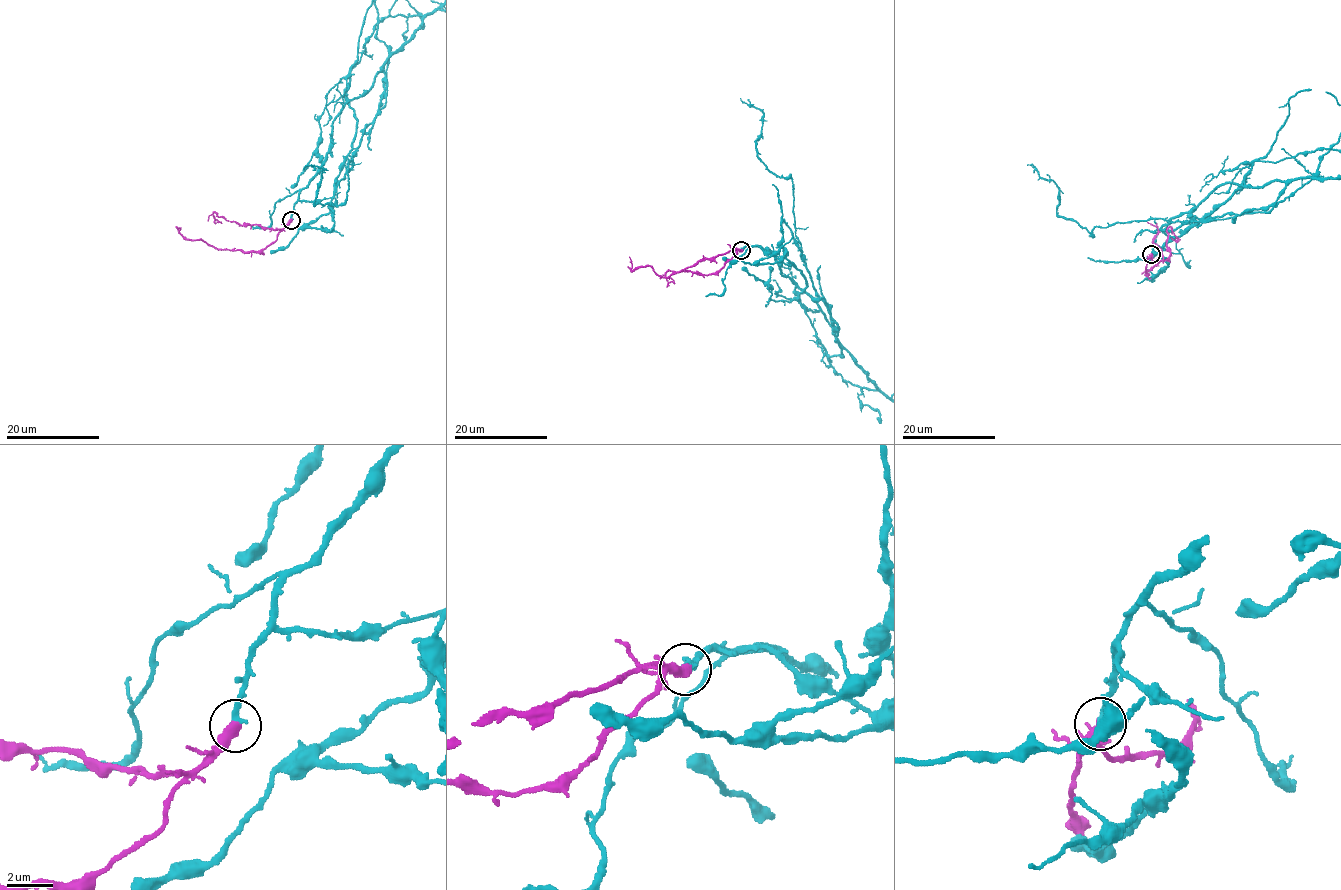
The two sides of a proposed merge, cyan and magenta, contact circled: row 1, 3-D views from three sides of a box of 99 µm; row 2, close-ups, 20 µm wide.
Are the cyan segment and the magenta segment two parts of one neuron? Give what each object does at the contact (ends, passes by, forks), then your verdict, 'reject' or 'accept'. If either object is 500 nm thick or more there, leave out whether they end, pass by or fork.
cyan ends | magenta ends | accept

